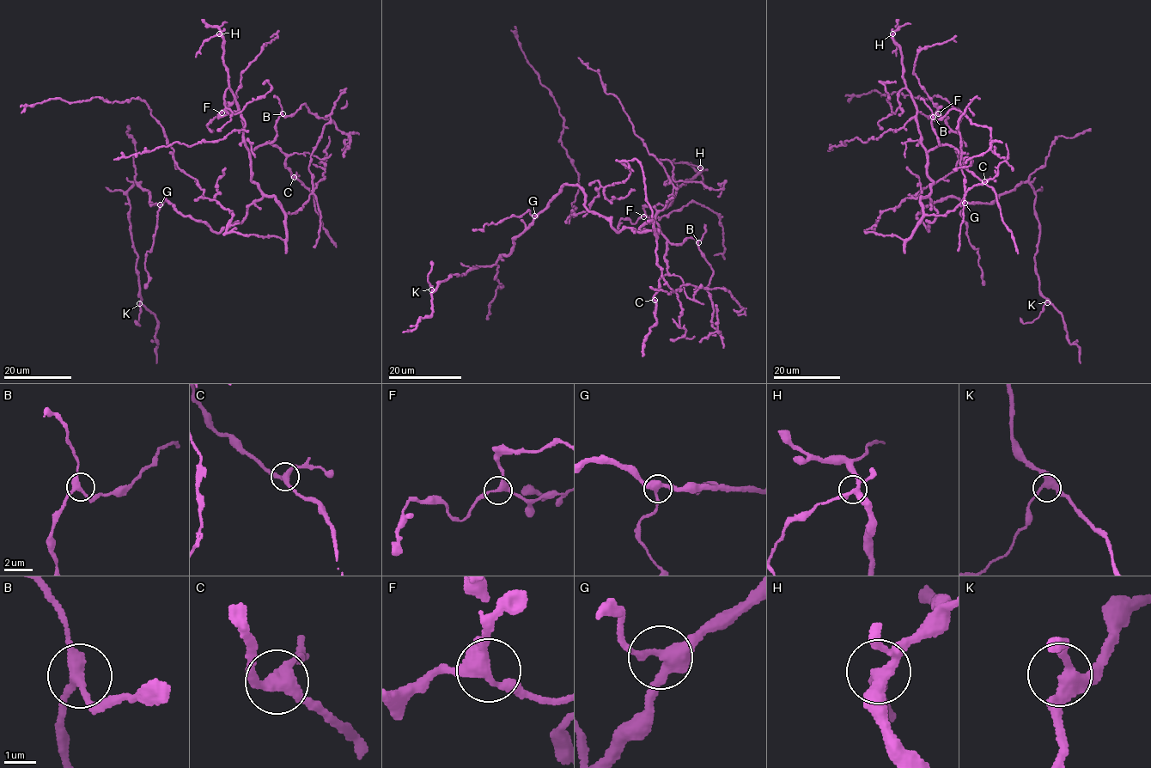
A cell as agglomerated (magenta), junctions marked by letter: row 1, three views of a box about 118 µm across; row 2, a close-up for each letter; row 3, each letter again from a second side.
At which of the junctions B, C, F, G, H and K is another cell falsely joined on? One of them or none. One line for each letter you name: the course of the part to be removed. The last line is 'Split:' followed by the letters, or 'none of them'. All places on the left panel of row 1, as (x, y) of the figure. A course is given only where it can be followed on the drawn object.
Split: none of them

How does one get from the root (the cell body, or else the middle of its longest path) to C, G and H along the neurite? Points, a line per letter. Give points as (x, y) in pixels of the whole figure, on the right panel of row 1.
C: (918, 220), (920, 201), (934, 182), (928, 153), (938, 145), (953, 146), (965, 167), (984, 181)
G: (918, 220), (922, 198), (930, 198), (937, 212), (928, 231), (916, 216), (924, 208), (949, 197), (965, 203)
H: (918, 220), (922, 216), (920, 201), (934, 182), (927, 173), (916, 104), (903, 76), (900, 47), (892, 33)

